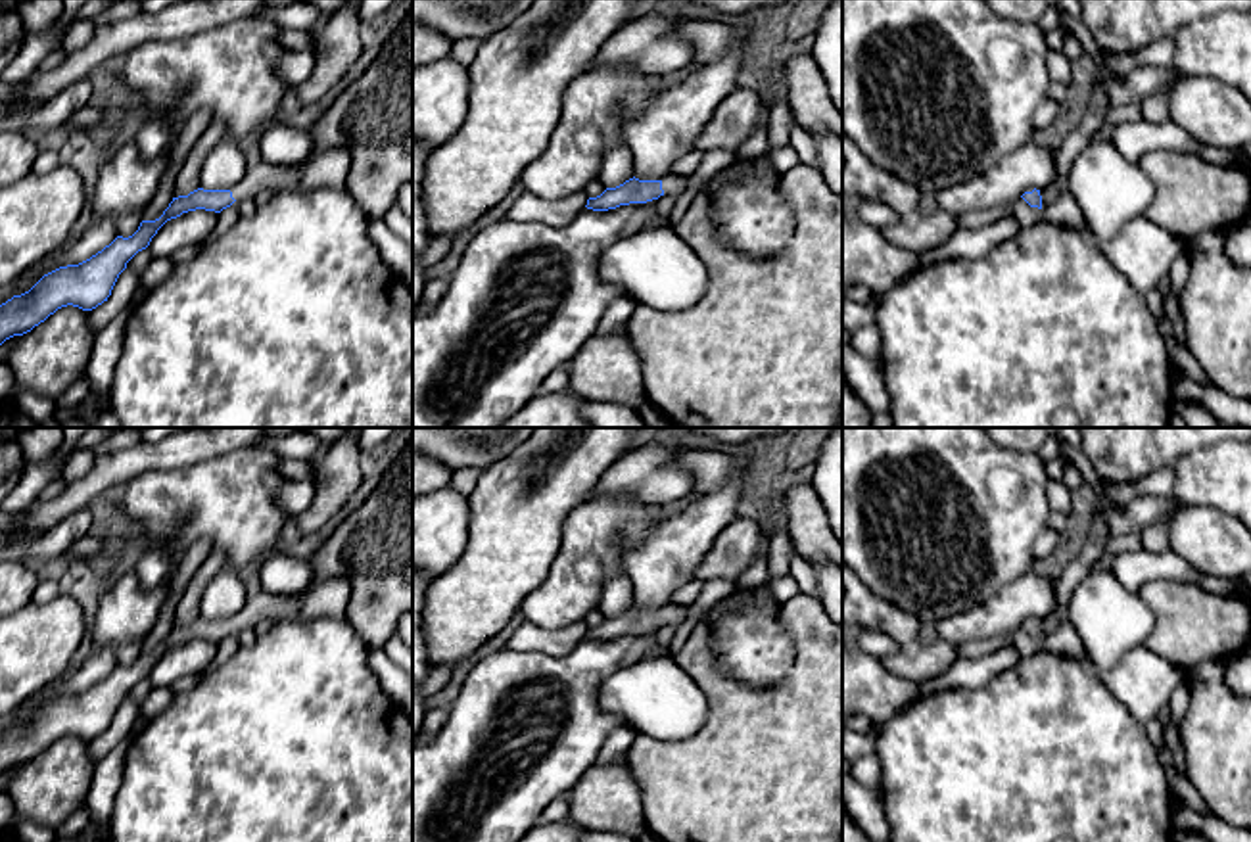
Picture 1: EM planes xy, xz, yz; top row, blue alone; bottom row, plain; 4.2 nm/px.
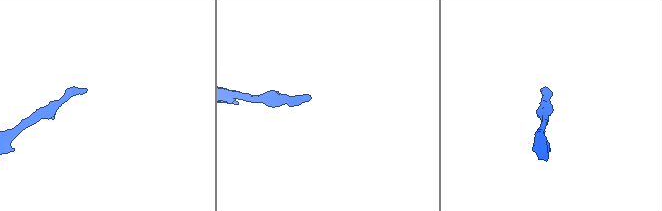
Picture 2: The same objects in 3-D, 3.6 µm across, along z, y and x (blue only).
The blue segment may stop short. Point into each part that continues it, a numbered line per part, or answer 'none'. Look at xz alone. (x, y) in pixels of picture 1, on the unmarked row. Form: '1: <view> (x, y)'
1: xz (676, 614)

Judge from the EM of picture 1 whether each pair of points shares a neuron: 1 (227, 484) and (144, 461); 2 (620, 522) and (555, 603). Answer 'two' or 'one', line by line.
1: two
2: one

